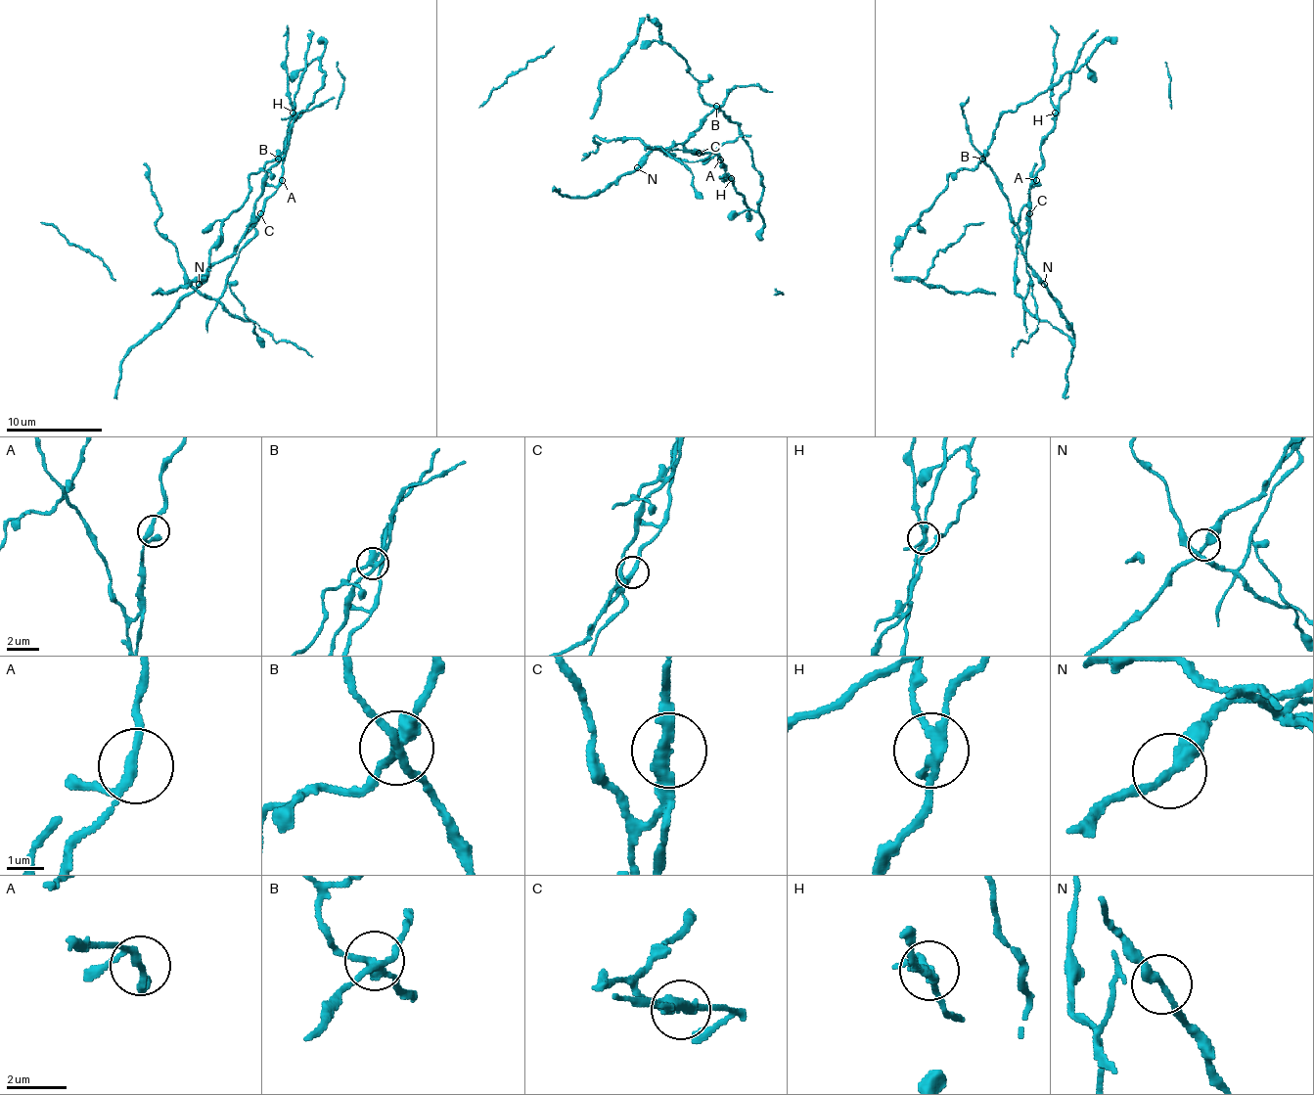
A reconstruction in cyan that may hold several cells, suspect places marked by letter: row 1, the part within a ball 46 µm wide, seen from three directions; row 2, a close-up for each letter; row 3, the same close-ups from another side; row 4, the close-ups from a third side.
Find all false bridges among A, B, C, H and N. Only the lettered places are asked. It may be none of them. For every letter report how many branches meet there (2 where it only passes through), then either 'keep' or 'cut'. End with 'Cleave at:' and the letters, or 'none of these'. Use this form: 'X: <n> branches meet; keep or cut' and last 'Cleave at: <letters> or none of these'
A: 3 branches meet; keep
B: 4 branches meet; cut
C: 2 branches meet; cut
H: 4 branches meet; cut
N: 2 branches meet; keep
Cleave at: B, C, H

